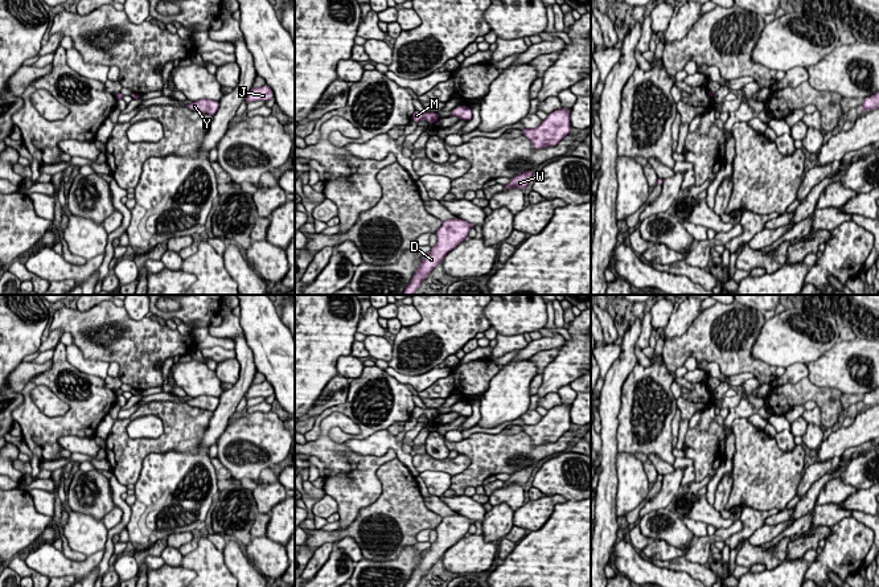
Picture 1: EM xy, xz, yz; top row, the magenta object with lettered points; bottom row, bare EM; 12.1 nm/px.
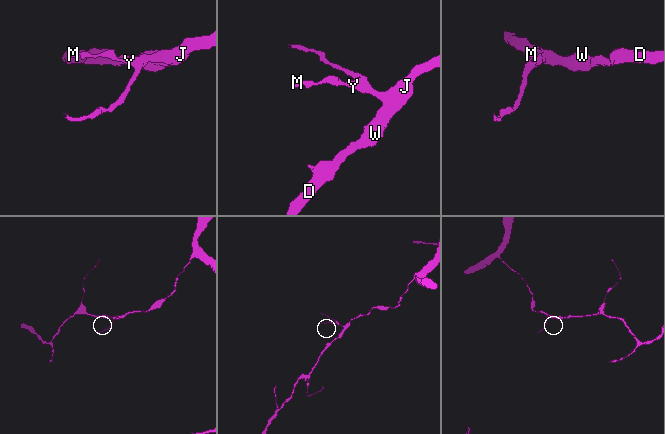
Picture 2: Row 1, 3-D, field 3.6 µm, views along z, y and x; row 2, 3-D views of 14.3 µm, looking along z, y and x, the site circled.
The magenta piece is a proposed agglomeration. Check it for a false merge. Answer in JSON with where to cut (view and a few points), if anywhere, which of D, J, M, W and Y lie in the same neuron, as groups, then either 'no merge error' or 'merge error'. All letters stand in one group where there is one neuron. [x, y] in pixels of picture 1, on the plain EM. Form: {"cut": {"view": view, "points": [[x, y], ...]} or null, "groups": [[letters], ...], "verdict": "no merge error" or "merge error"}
{"cut": null, "groups": [["D", "J", "M", "W", "Y"]], "verdict": "no merge error"}

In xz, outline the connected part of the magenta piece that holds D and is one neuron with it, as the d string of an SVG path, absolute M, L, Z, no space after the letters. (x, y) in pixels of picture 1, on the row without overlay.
M460 514L444 517L435 529L438 533L436 541L431 543L428 551L419 559L418 567L404 587L416 587L430 568L443 558L444 553L468 534L472 522L472 520Z

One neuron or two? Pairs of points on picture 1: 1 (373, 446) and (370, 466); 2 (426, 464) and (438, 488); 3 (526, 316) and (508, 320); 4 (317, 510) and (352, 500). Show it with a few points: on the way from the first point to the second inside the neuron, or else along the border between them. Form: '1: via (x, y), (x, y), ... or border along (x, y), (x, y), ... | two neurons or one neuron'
1: border along (344, 443), (365, 455), (394, 451) | two neurons
2: border along (419, 472), (446, 471), (451, 476) | two neurons
3: via (522, 316), (512, 316) | one neuron
4: border along (327, 493), (336, 501), (337, 512) | two neurons

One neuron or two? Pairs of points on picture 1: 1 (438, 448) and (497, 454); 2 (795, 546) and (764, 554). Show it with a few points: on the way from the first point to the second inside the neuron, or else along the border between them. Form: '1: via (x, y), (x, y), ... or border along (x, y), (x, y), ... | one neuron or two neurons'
1: border along (443, 439), (450, 450) | two neurons
2: border along (791, 541), (784, 559) | two neurons

